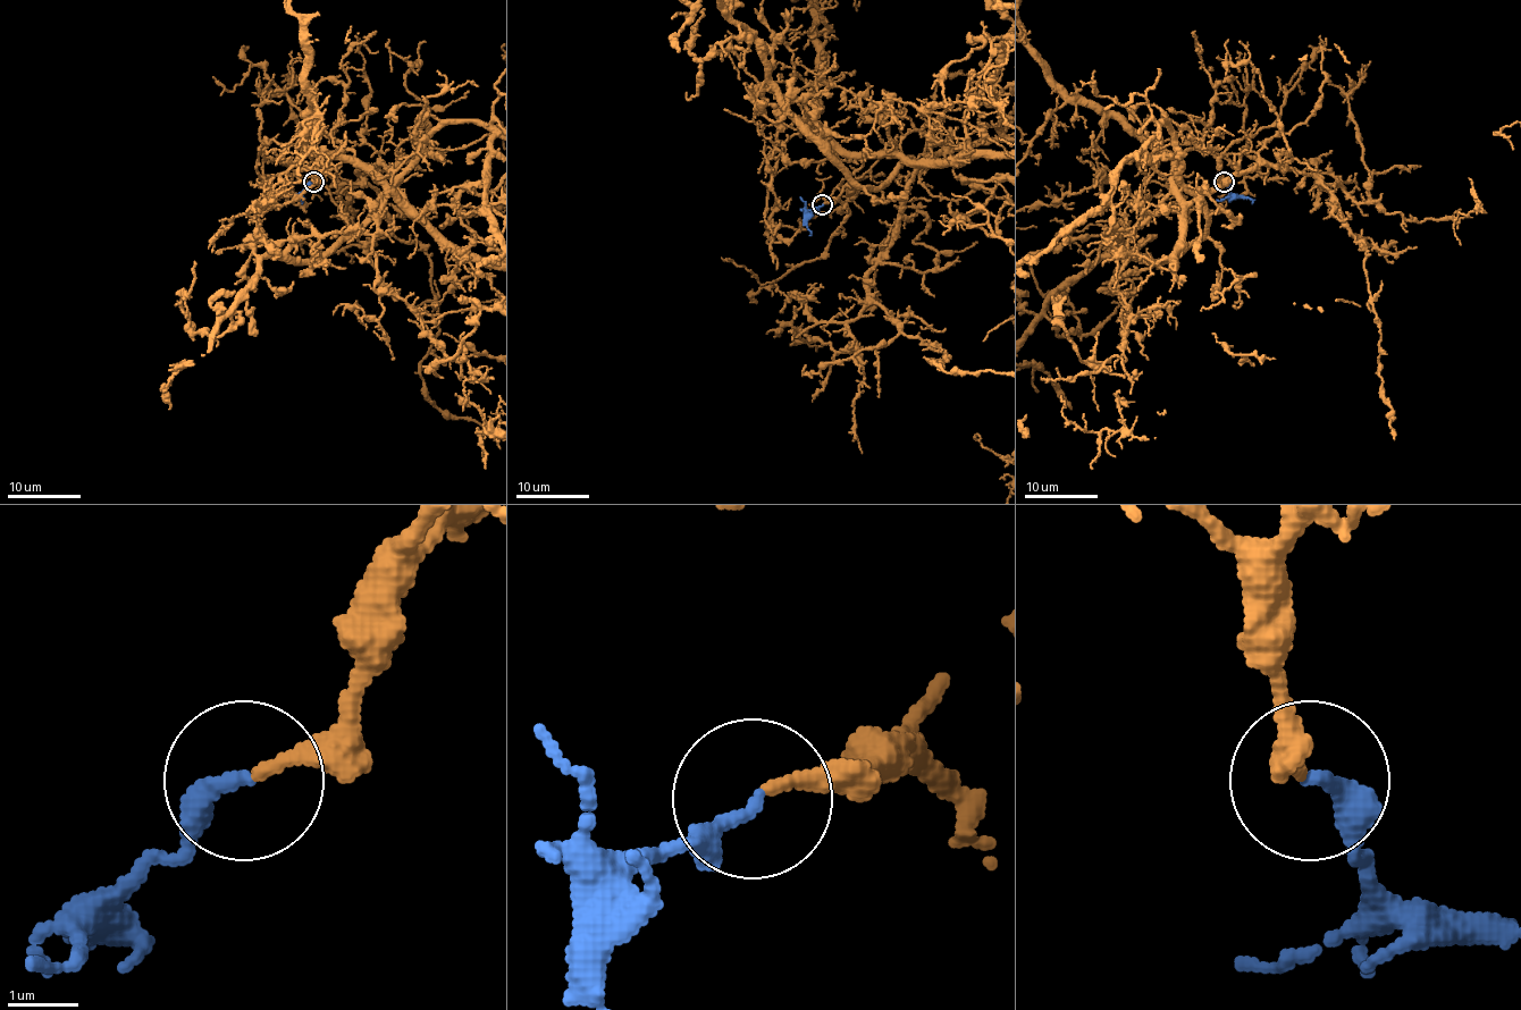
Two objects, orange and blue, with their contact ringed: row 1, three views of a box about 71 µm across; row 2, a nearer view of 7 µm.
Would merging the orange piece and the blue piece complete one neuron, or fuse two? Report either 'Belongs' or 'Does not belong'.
Belongs

